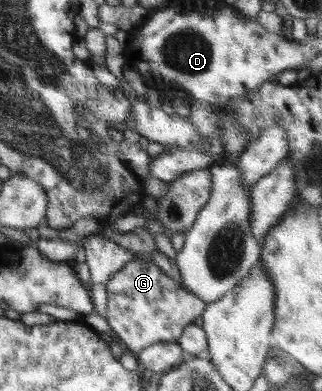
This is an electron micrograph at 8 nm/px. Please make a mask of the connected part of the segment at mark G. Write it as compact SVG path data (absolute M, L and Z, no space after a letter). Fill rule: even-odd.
M134 258L128 261L113 277L107 282L108 306L106 308L106 321L112 328L114 334L123 342L123 348L132 352L135 356L145 348L164 341L177 341L182 331L194 322L207 308L200 298L186 288L180 288L178 283L169 276L166 276L153 262Z

